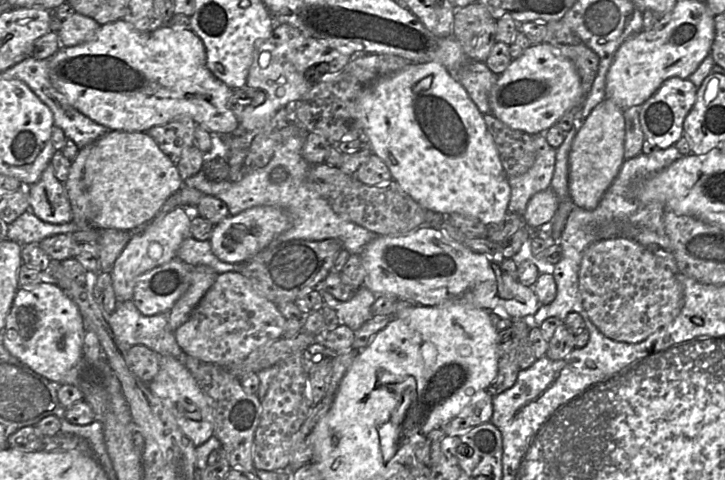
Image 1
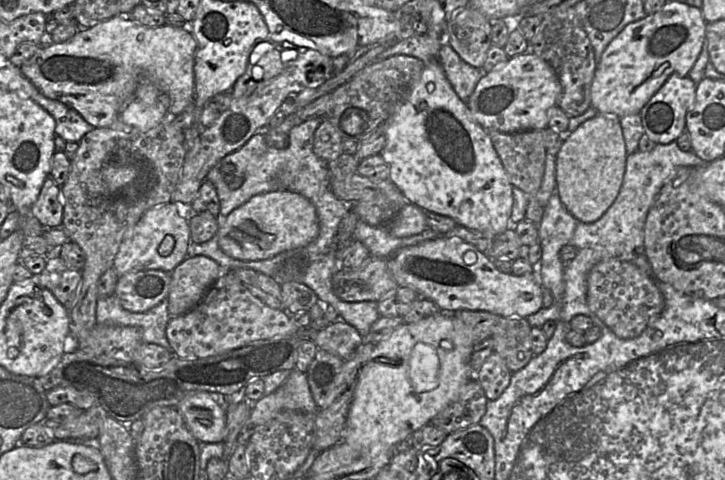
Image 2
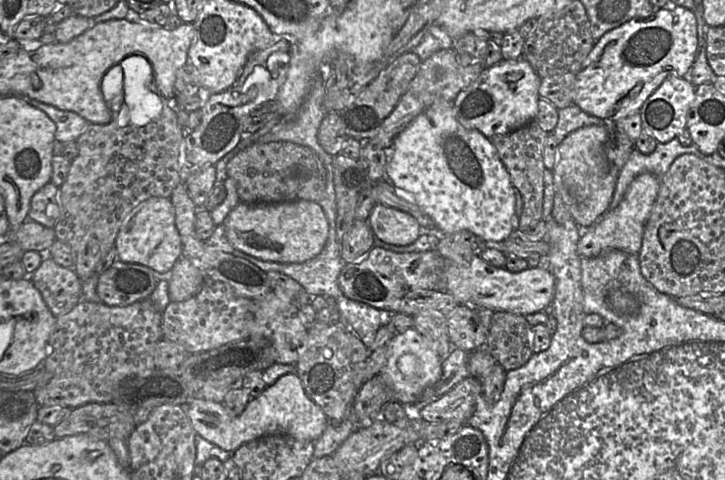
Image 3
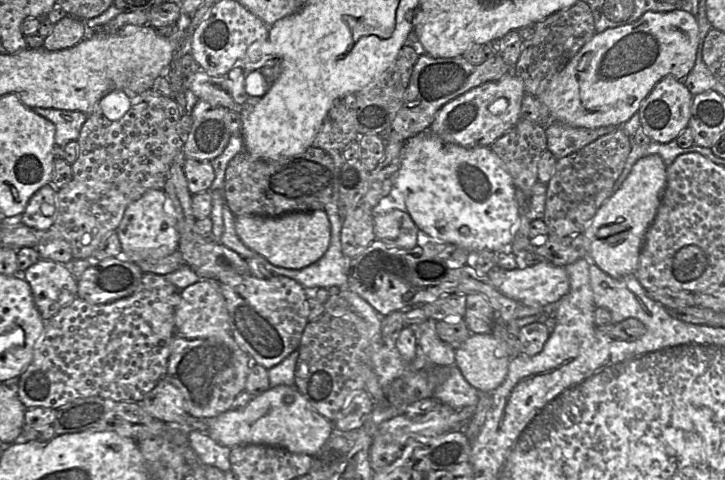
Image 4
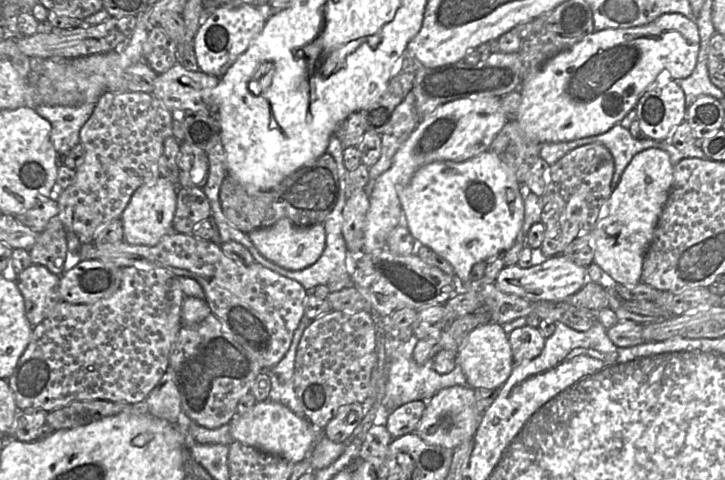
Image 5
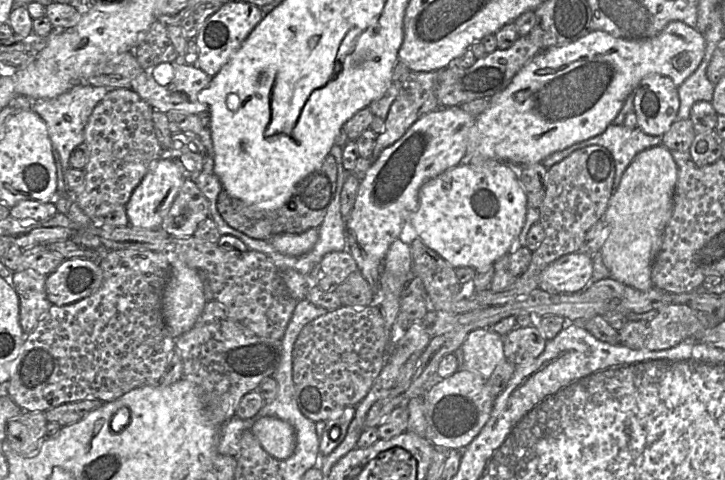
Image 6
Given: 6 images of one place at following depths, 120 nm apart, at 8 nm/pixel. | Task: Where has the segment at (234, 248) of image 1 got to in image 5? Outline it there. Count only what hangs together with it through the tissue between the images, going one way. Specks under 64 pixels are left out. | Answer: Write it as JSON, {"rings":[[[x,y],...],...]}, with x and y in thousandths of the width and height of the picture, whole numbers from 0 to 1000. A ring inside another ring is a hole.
{"rings":[[[388,454],[370,473],[350,477],[342,492],[366,538],[390,558],[407,565],[433,550],[444,531],[450,506],[446,467],[410,473],[396,454]]]}

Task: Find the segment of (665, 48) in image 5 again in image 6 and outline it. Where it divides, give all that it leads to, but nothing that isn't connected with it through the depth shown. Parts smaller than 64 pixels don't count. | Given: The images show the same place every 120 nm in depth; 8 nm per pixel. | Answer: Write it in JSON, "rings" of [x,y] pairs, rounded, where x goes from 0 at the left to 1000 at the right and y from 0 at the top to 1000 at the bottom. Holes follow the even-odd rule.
{"rings":[[[926,44],[903,77],[884,83],[862,83],[851,79],[834,65],[814,65],[810,73],[788,90],[766,96],[753,104],[746,104],[738,115],[720,144],[708,160],[705,173],[694,190],[680,198],[676,204],[673,223],[655,246],[655,258],[648,271],[644,327],[650,323],[662,323],[676,331],[692,335],[695,340],[708,340],[716,346],[728,346],[738,340],[746,340],[750,331],[766,317],[775,315],[792,300],[811,292],[817,285],[830,279],[837,265],[846,256],[847,248],[858,227],[865,202],[877,188],[883,171],[892,158],[909,154],[923,160],[932,181],[937,181],[966,135],[972,113],[972,77],[939,44]]]}

